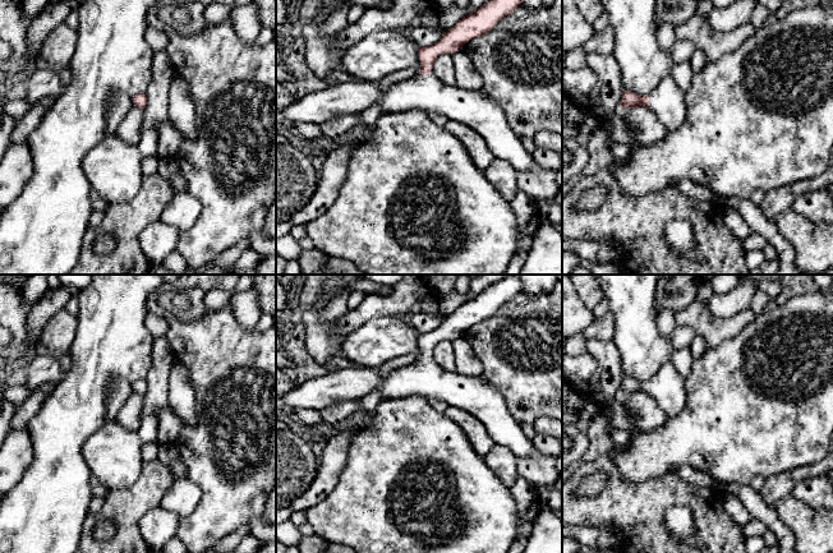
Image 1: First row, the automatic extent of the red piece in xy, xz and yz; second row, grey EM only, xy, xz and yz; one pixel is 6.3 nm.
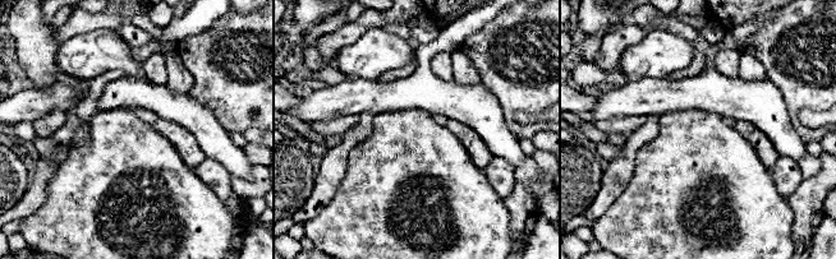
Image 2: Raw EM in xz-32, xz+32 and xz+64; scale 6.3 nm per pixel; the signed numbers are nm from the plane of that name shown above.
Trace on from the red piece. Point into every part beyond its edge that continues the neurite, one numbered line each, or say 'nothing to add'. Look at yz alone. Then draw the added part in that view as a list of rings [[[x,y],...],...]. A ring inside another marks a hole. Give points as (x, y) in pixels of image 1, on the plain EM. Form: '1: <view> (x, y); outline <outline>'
1: yz (667, 387); outline [[[672,361],[663,364],[648,382],[648,395],[668,418],[676,416],[682,411],[687,400],[685,378]]]

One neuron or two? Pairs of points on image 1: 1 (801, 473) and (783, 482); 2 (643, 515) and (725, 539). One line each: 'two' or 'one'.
1: one
2: one

